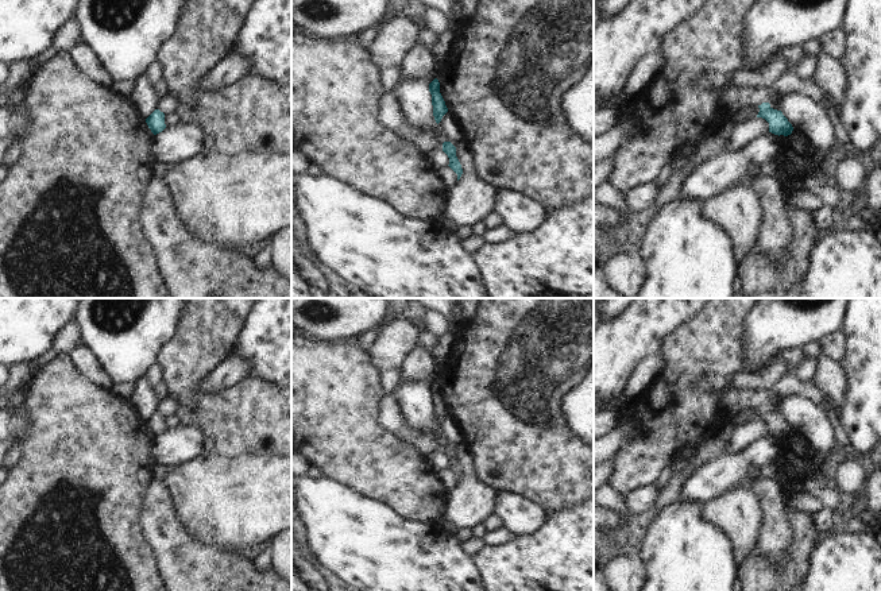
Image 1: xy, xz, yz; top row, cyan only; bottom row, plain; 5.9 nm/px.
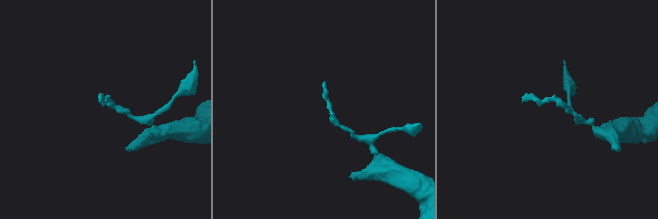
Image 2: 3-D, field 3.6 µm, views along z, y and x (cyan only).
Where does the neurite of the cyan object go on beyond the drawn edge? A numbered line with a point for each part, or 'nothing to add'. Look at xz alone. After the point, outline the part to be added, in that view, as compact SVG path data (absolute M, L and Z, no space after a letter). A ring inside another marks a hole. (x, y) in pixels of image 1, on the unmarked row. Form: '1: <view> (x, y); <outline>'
nothing to add

